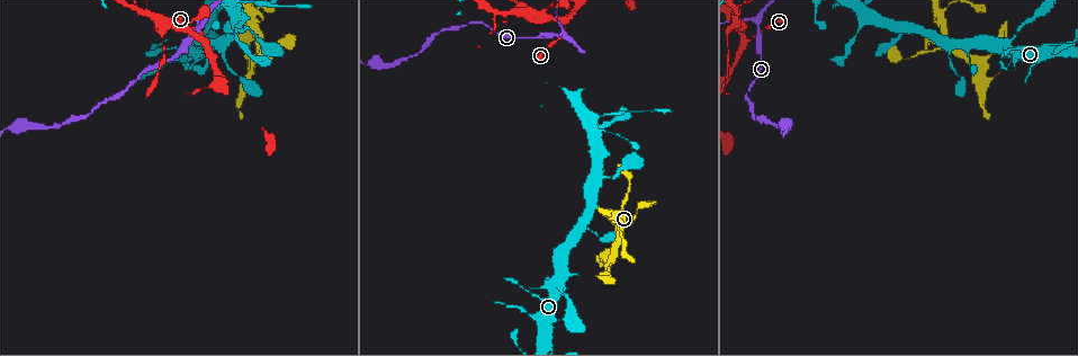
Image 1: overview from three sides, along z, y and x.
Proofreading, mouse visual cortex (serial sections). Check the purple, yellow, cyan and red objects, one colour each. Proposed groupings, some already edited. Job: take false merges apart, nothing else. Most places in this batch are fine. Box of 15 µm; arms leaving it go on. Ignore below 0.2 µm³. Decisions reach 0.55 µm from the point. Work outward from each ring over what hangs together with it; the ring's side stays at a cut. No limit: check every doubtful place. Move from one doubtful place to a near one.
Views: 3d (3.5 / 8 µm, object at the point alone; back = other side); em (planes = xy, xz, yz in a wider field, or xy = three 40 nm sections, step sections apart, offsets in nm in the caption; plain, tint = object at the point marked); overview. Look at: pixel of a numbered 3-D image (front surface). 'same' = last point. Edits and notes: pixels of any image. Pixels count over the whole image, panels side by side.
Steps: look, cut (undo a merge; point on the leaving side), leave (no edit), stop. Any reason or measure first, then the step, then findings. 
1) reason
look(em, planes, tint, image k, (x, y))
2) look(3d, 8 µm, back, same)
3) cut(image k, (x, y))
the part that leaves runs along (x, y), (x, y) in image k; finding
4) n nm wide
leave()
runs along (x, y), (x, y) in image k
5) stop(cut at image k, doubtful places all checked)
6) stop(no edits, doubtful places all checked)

three-way junction
look(3d, 3.5 µm, image 1, (201, 21))

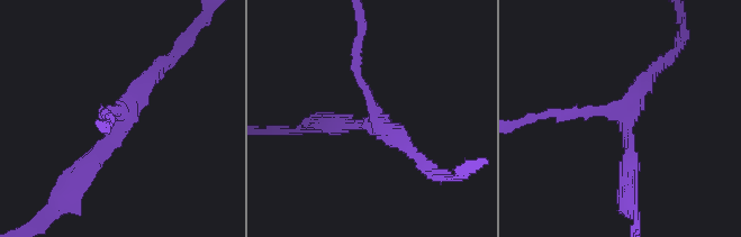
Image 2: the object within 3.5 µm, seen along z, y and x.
3 arms; arms of 150, 250, 250 nm
look(em, xy, step 1, tint, image 2, (122, 119))

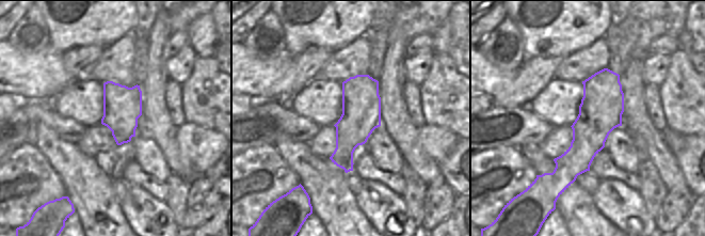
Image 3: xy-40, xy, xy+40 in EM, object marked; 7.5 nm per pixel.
leave()
runs along (607, 72), (599, 114), (563, 185) in image 3; all the same cell

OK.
three-way junction
look(3d, 3.5 µm, image 1, (507, 15))

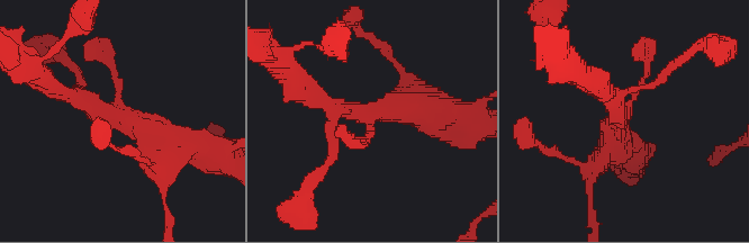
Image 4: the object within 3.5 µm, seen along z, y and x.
3 arms; arms of 100, 250, 400 nm
look(em, xy, step 3, tint, image 4, (624, 107))

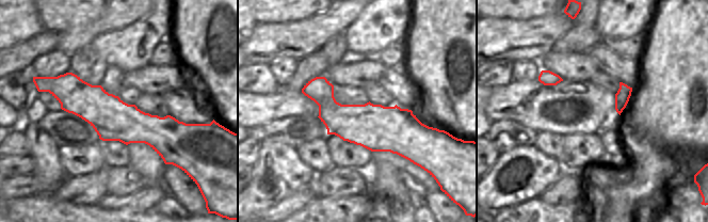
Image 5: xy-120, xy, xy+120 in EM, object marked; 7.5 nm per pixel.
leave()
runs along (53, 89), (115, 121), (184, 130) in image 5; all the same cell

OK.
sharp bend
look(3d, 3.5 µm, image 1, (938, 15))

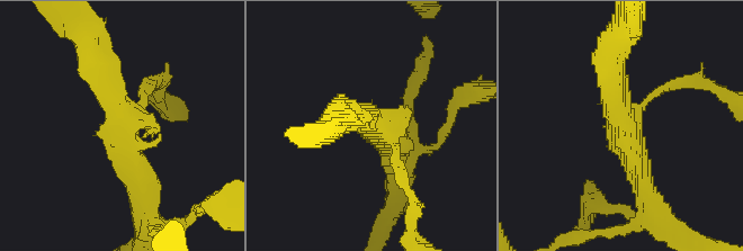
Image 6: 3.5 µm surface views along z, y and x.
shape alone is not enough
look(em, xy, step 1, tint, image 6, (625, 128))

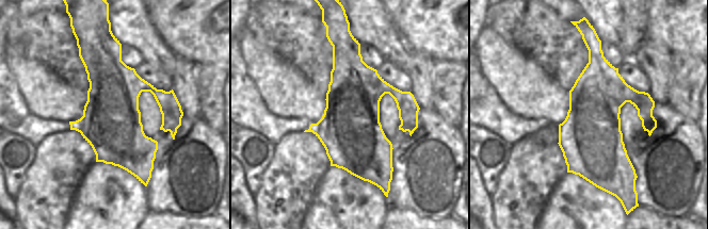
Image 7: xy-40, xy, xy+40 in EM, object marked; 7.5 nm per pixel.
leave()
runs along (143, 193), (123, 127), (151, 86) in image 6; continuous, no second cell

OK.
stop(no edits, doubtful places all checked)

